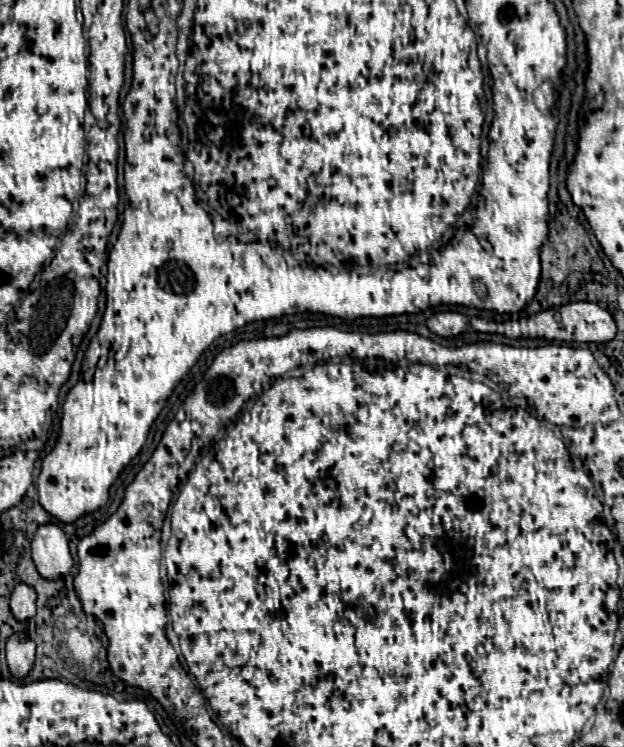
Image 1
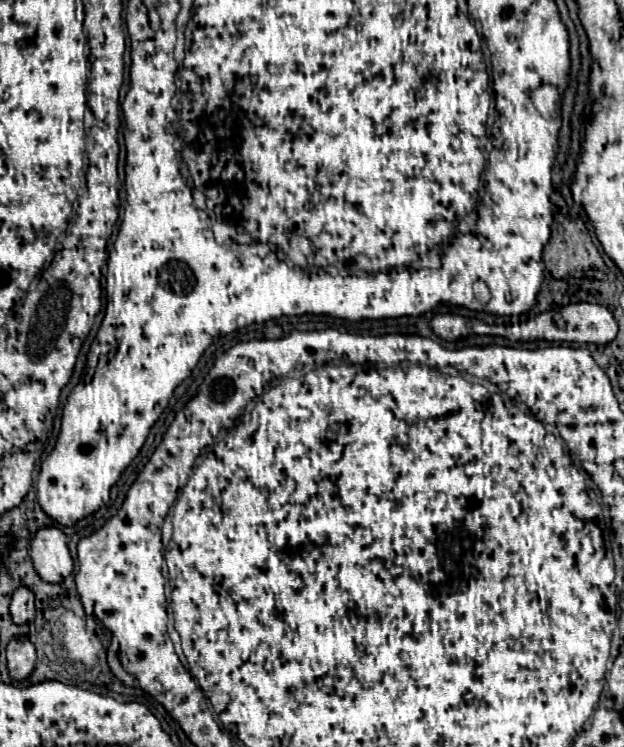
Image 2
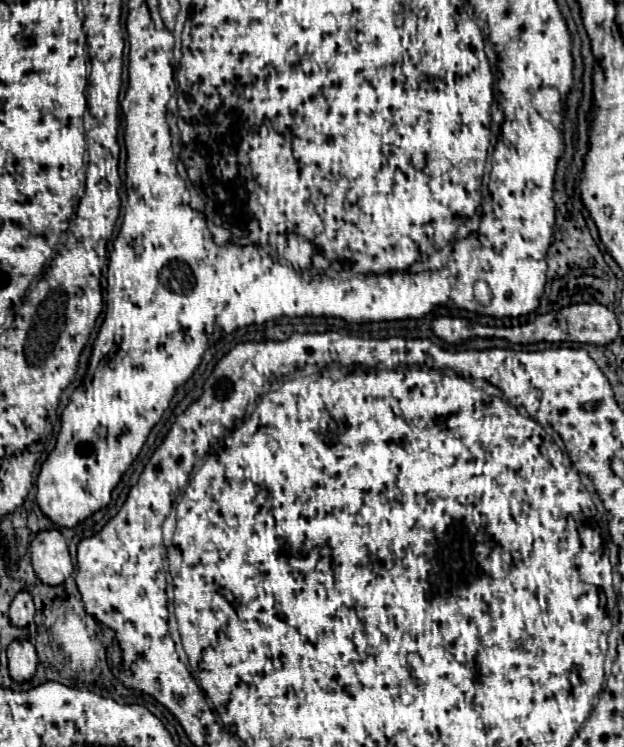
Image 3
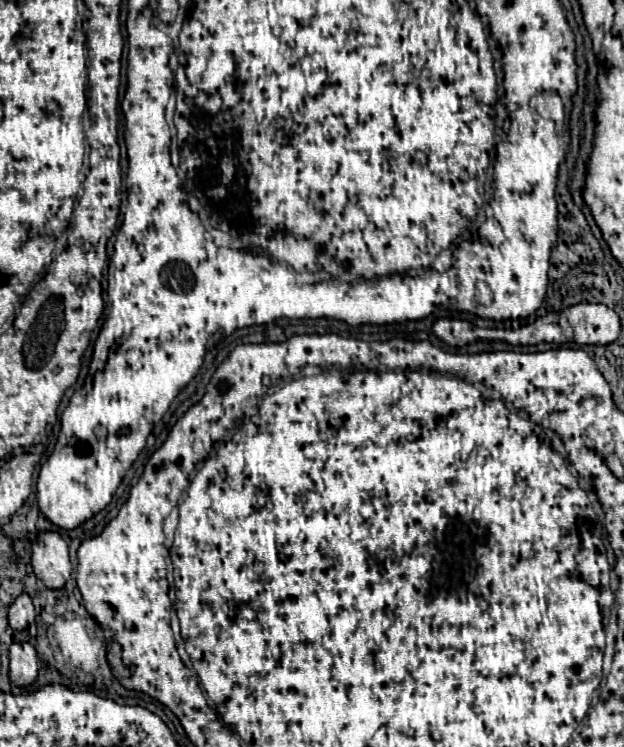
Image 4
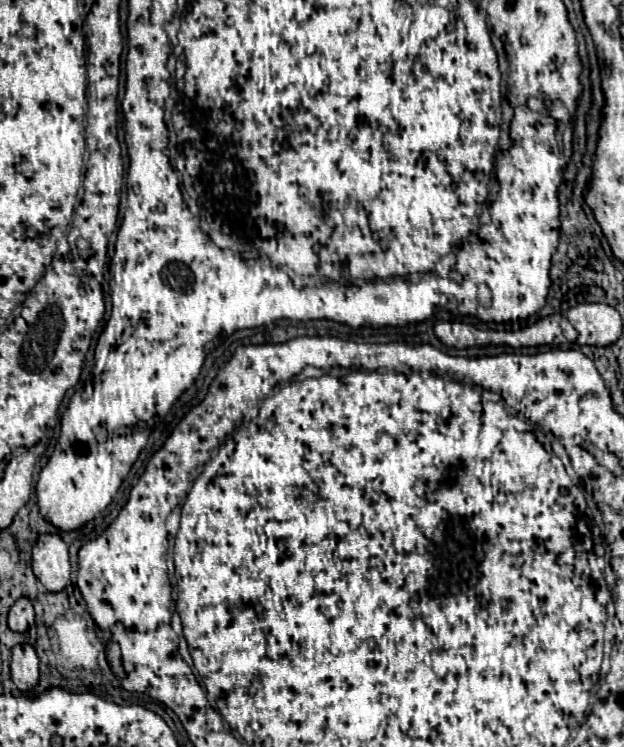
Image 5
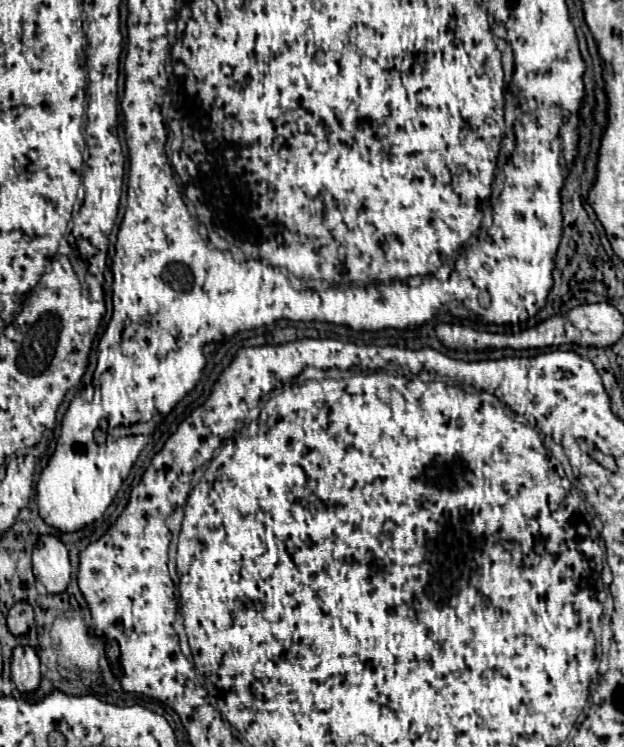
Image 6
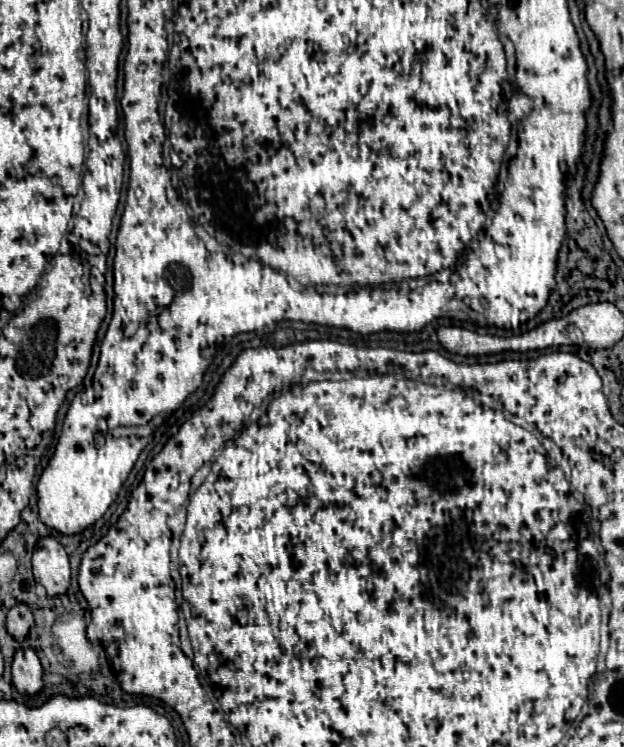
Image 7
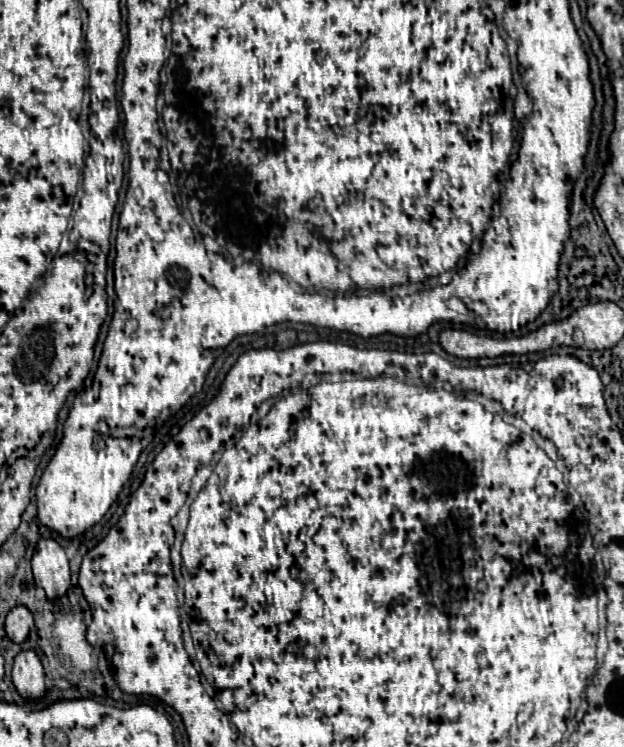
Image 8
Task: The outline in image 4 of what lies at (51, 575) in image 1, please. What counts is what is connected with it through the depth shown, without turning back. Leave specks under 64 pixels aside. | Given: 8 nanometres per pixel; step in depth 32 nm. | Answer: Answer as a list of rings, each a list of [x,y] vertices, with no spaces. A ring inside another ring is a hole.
[[[58,532],[38,534],[32,544],[32,568],[36,578],[50,590],[58,590],[68,582],[72,564],[68,558],[68,546]]]

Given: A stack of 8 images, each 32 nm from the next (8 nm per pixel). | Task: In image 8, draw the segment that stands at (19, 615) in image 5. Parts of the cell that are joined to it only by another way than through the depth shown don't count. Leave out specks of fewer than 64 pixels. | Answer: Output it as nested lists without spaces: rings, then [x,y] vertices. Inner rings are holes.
[[[24,606],[12,608],[12,612],[8,612],[6,616],[6,636],[16,644],[22,644],[28,638],[32,626],[34,626],[32,614]]]

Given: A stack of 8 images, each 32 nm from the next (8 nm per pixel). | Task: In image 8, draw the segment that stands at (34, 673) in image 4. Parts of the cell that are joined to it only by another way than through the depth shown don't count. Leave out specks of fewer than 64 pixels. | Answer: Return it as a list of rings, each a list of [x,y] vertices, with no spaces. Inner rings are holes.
[[[22,650],[16,656],[14,668],[12,668],[12,682],[18,694],[26,700],[40,700],[46,694],[44,668],[32,650],[28,652]]]

